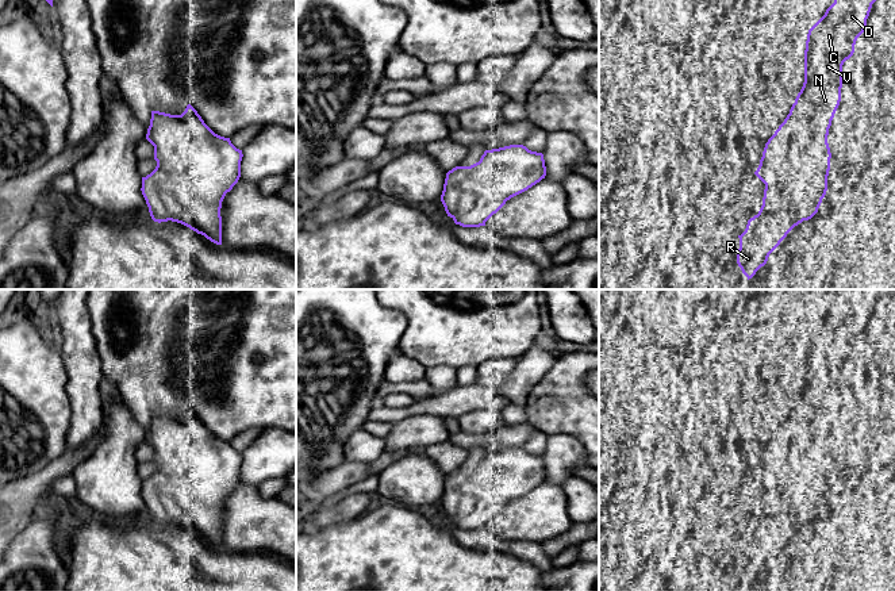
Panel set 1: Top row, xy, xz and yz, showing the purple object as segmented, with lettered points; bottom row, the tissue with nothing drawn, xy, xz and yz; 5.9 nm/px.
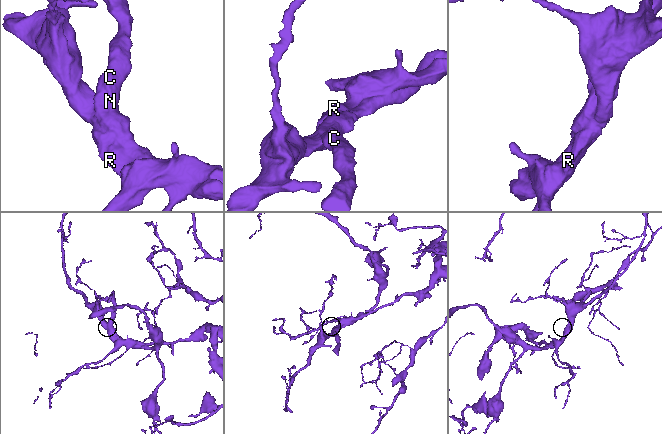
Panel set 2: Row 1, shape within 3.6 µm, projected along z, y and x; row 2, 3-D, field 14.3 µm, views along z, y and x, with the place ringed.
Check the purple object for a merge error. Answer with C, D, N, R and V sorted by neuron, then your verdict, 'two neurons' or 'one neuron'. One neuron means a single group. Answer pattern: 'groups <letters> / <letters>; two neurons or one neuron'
groups C D N V / R; two neurons

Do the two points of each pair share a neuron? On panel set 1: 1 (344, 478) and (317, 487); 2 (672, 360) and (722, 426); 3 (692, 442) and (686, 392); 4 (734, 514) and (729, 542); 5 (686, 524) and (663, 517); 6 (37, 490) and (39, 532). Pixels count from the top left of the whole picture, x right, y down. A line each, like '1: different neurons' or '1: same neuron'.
1: same neuron
2: different neurons
3: same neuron
4: different neurons
5: different neurons
6: different neurons

